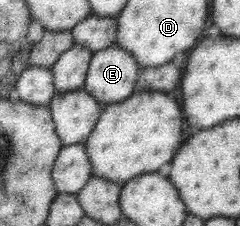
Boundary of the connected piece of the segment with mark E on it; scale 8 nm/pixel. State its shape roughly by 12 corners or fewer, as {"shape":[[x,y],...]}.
{"shape":[[92,53],[83,89],[102,107],[135,92],[133,54]]}

